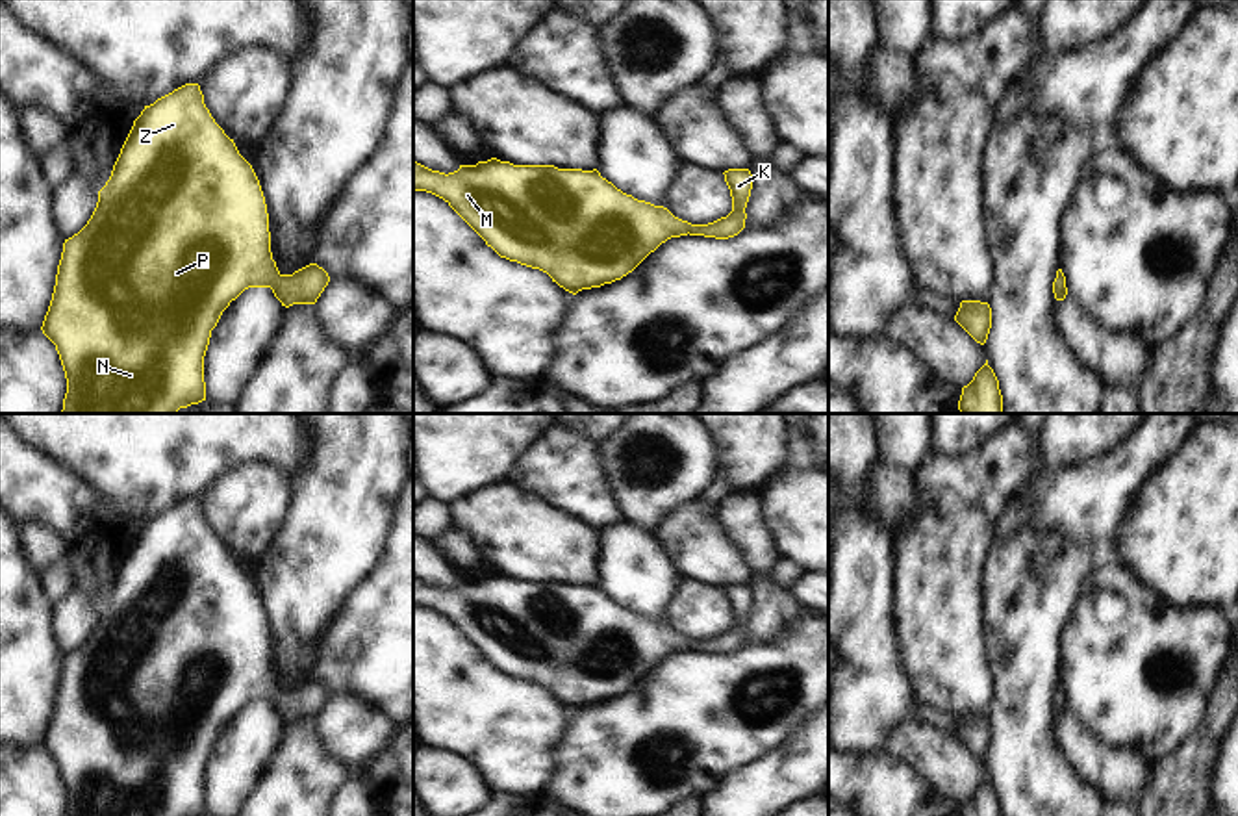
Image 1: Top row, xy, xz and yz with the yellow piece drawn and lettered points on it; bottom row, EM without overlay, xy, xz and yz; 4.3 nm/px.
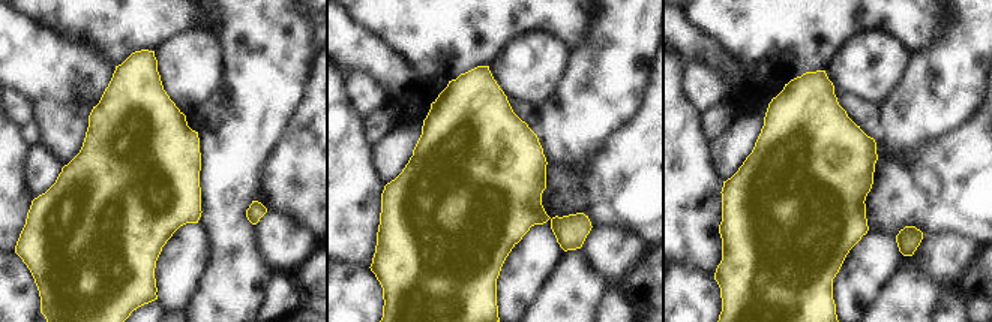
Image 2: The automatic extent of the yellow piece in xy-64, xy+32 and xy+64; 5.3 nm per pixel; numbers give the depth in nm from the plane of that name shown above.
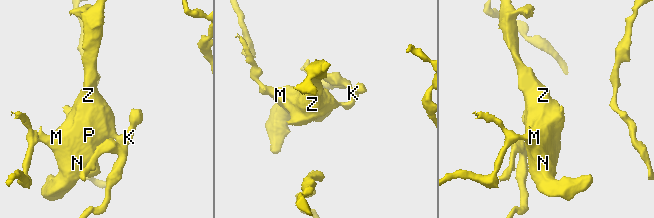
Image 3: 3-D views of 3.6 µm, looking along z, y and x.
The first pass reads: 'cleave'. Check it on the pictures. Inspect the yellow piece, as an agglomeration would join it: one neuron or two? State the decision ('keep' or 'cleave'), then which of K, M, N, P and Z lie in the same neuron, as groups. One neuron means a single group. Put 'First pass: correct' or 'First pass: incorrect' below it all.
keep; groups K M N P Z
First pass: incorrect

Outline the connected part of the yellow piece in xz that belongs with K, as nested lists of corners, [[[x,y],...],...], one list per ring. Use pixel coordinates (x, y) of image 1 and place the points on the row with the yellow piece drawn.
[[[491,158],[476,165],[460,165],[458,171],[445,174],[413,161],[413,191],[443,198],[500,258],[539,269],[576,295],[621,280],[671,237],[738,236],[745,228],[752,174],[749,169],[728,169],[723,174],[730,189],[732,211],[708,224],[691,224],[663,206],[638,200],[602,178],[597,169],[513,165]]]

